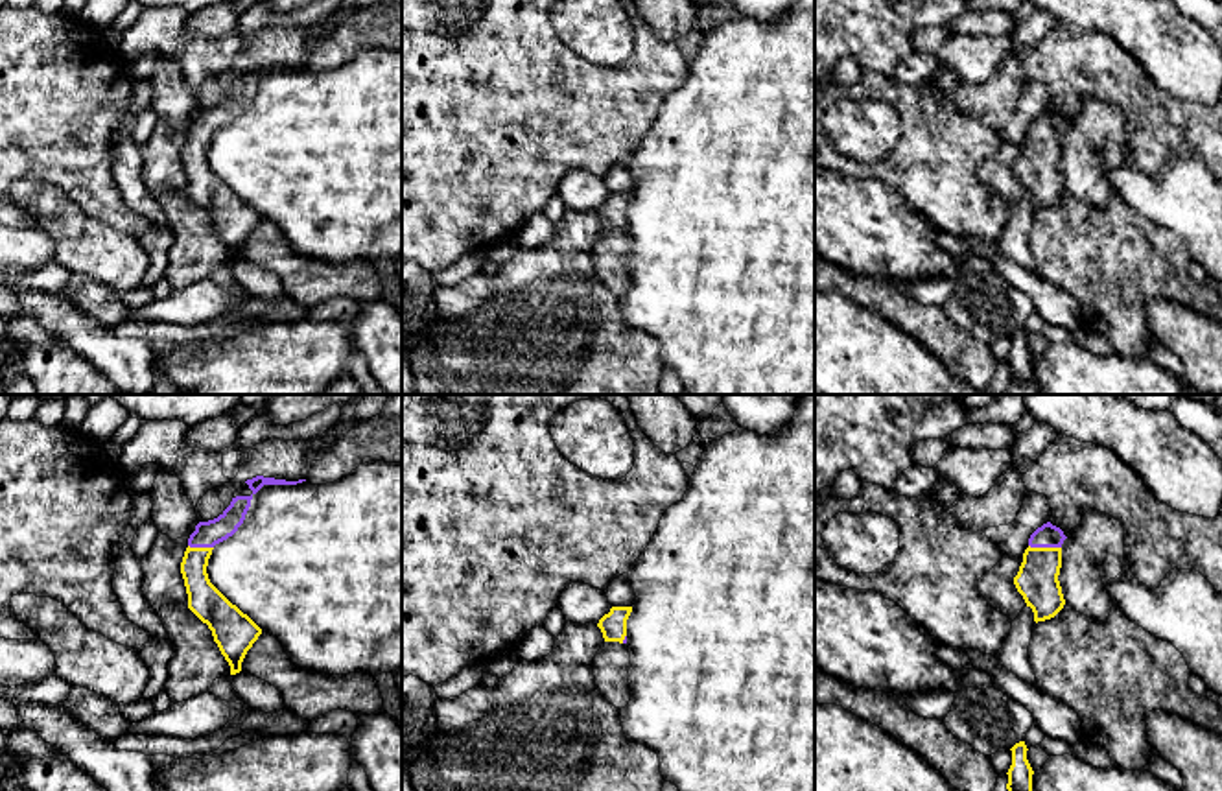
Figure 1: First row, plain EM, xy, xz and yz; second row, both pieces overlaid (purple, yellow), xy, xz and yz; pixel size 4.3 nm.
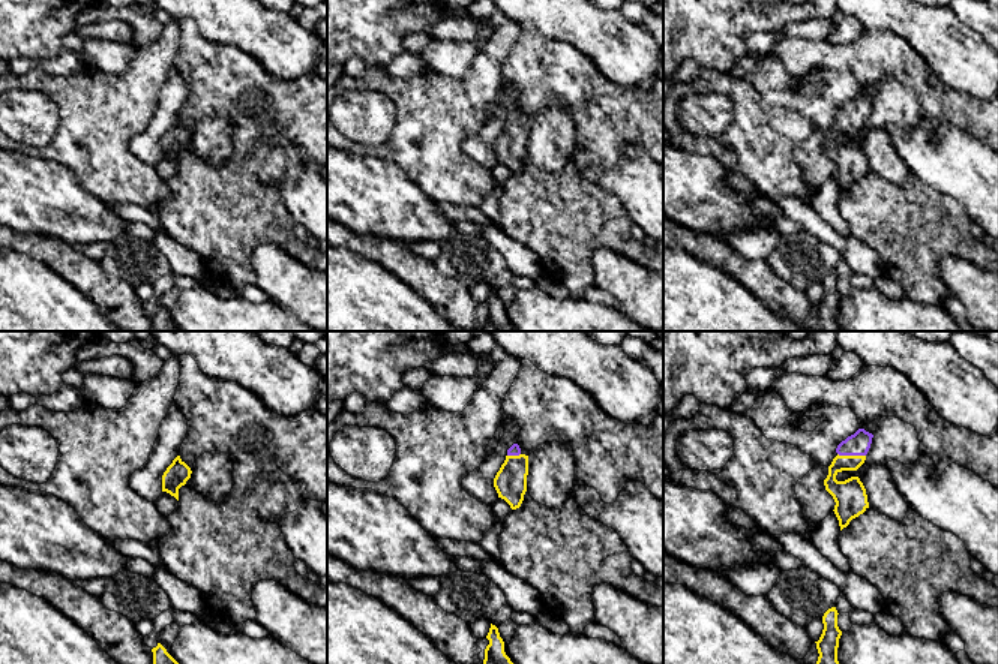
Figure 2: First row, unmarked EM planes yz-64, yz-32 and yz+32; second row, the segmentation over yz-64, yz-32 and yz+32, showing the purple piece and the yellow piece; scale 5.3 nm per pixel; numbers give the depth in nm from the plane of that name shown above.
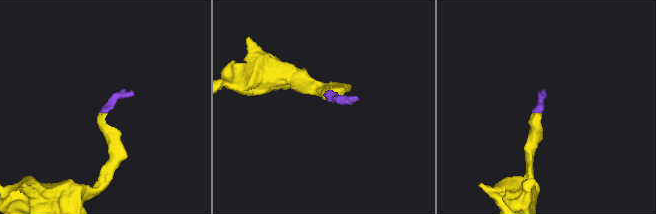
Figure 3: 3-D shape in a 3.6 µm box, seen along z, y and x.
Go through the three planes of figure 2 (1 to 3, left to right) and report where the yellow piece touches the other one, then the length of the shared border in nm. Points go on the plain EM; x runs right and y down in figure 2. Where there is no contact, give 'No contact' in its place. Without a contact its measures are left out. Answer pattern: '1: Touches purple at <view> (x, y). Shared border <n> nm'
1: No contact
2: Touches purple at yz-32 (514, 119). Shared border 70 nm
3: Touches purple at yz+32 (851, 119). Shared border 150 nm

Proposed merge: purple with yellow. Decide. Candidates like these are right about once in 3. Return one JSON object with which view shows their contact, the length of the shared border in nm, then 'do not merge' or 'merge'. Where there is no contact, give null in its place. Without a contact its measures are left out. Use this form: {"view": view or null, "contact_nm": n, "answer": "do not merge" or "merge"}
{"view": "yz", "contact_nm": 140, "answer": "merge"}

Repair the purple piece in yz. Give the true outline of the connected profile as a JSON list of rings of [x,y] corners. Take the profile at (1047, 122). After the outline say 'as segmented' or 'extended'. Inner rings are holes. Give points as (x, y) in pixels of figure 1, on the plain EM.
[[[1051,109],[1038,114],[1023,140],[1023,149],[1014,171],[1027,194],[1034,199],[1034,208],[1054,205],[1065,192],[1058,168],[1062,155],[1062,131],[1067,124]]]; extended

